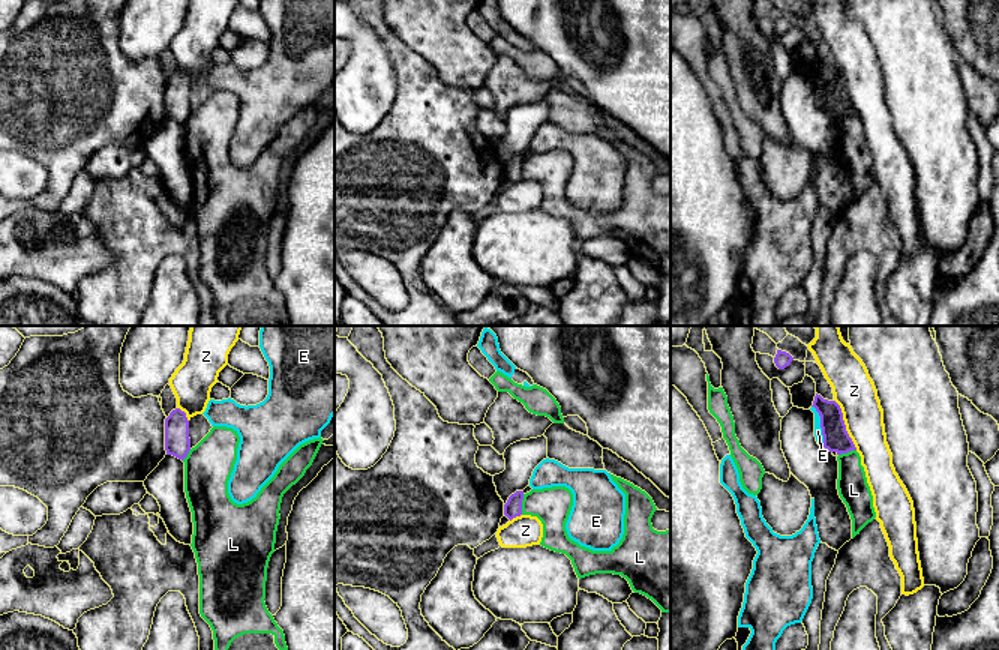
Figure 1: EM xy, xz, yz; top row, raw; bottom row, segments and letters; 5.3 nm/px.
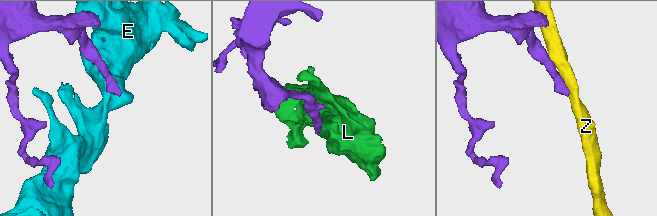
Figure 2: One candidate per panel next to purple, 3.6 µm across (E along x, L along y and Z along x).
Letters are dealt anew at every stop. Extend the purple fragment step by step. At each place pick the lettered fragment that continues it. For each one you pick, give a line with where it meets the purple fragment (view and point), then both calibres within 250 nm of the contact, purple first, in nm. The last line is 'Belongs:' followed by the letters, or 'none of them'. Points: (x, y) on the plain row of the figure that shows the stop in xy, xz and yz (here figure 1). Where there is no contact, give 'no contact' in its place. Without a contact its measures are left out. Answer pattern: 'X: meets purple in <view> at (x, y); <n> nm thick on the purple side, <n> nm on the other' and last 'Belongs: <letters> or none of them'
Belongs: none of them

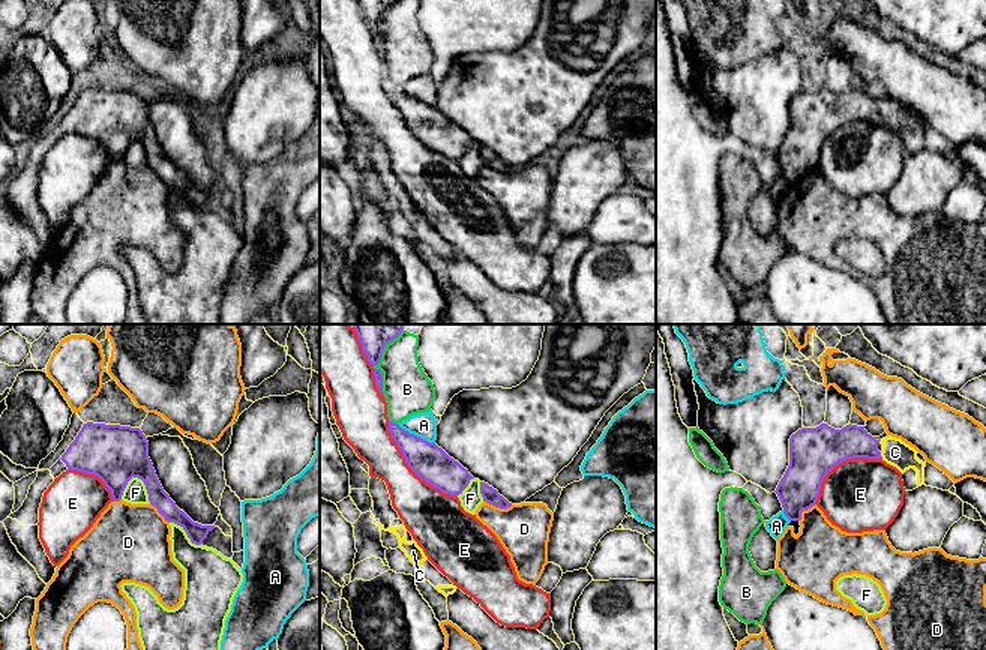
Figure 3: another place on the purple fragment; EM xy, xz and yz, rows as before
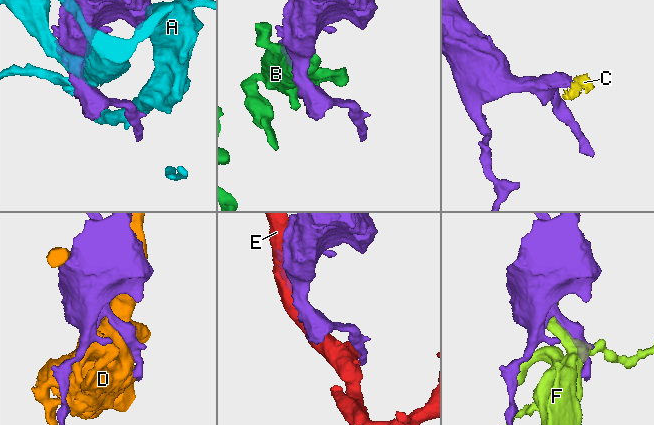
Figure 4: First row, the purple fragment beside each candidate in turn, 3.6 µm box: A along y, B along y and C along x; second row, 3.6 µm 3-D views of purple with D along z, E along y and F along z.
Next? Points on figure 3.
C: meets purple in yz at (880, 119); 190 nm thick on the purple side, 140 nm on the other
Belongs: C

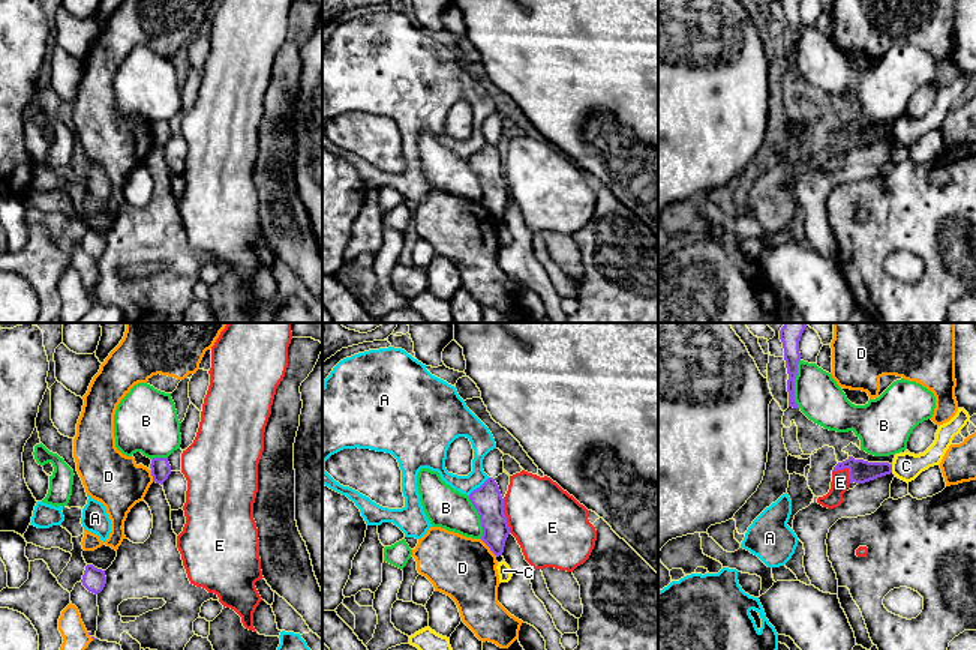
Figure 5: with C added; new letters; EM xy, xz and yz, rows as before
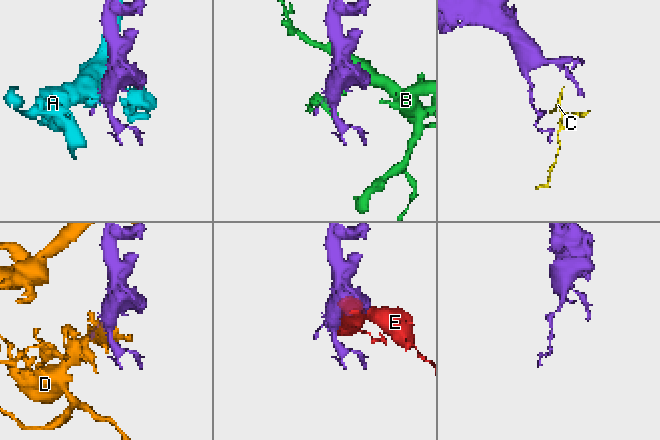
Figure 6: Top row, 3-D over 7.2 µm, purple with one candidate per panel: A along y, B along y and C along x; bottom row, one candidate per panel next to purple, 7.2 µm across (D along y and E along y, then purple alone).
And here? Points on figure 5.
Belongs: none of them

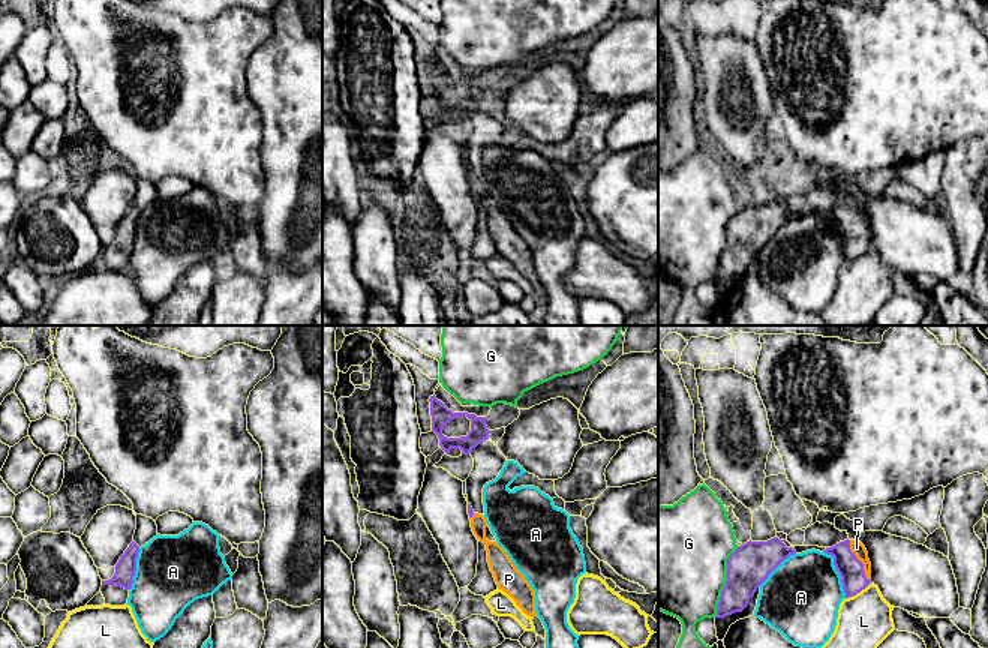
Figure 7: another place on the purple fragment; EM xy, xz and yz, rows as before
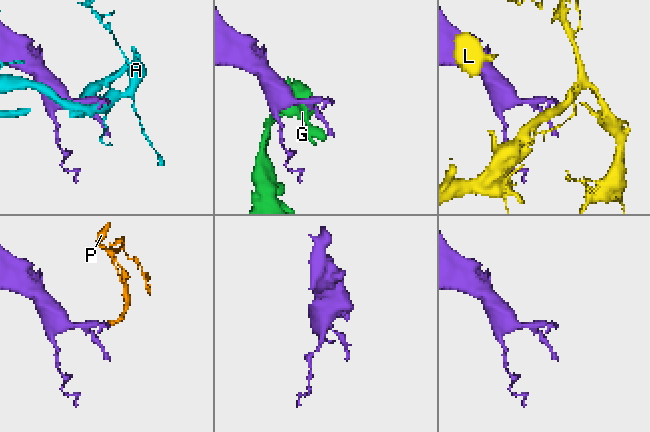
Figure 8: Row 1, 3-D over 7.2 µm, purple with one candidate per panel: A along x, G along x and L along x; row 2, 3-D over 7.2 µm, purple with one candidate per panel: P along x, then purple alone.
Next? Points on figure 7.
P: meets purple in yz at (859, 225); 140 nm thick on the purple side, 70 nm on the other
Belongs: P

